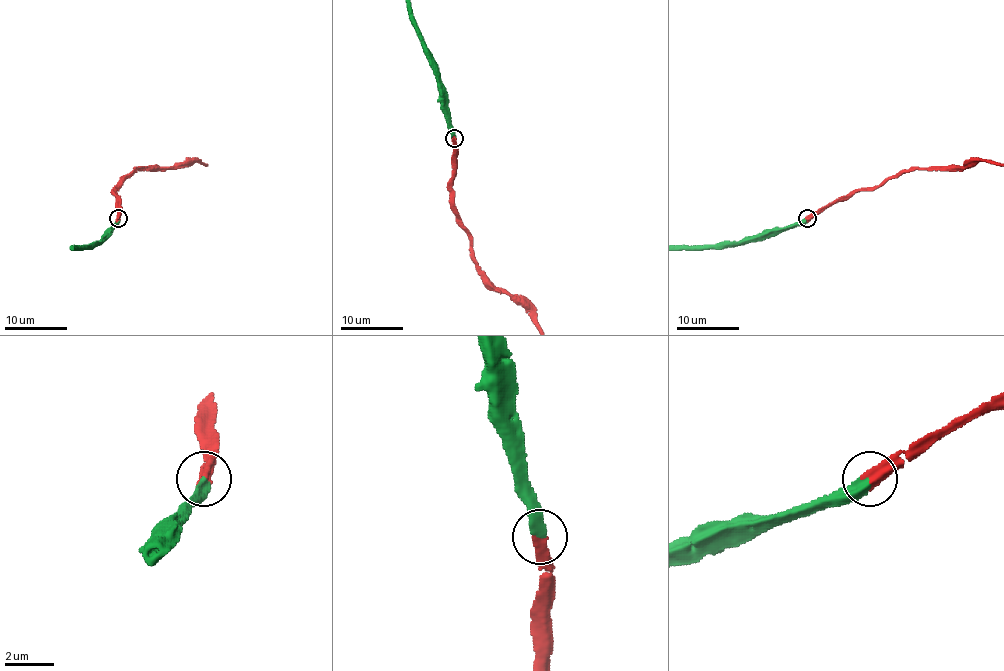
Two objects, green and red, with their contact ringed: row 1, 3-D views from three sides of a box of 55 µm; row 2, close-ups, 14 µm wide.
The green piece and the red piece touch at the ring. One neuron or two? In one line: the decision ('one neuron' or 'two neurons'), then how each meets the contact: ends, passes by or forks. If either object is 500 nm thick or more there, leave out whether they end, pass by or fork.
one neuron | green ends | red ends

